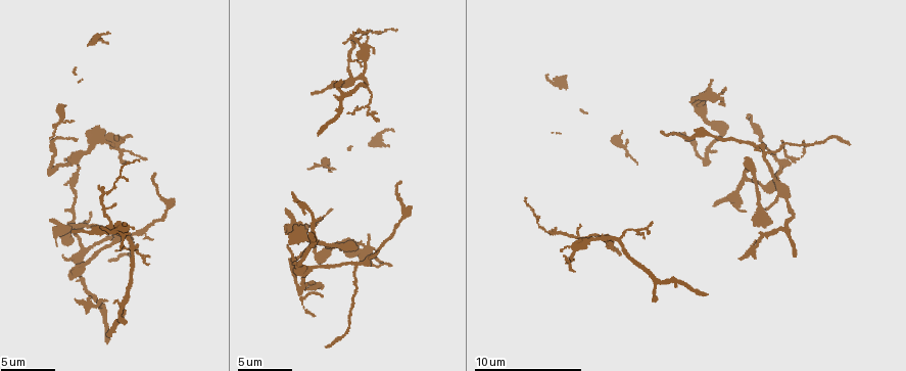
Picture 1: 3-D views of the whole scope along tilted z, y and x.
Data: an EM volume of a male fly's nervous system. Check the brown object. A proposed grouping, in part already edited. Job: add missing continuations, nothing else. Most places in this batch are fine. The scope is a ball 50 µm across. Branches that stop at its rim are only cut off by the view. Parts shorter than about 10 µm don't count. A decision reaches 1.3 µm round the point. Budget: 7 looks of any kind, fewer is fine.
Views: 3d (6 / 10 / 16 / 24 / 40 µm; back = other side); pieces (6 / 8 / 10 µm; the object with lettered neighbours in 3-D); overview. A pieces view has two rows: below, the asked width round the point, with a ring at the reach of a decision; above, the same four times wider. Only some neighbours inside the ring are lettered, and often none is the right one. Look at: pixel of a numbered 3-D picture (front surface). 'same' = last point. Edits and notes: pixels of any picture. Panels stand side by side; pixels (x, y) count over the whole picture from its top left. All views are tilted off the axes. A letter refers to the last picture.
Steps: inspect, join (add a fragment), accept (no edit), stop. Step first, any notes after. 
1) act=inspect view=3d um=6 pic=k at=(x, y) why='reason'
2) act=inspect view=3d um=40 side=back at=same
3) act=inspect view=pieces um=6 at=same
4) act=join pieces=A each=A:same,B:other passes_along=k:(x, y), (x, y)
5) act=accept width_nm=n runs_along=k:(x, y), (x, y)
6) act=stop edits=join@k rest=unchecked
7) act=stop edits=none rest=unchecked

act=inspect view=pieces um=6 pic=1 at=(378, 252) why='thin end'

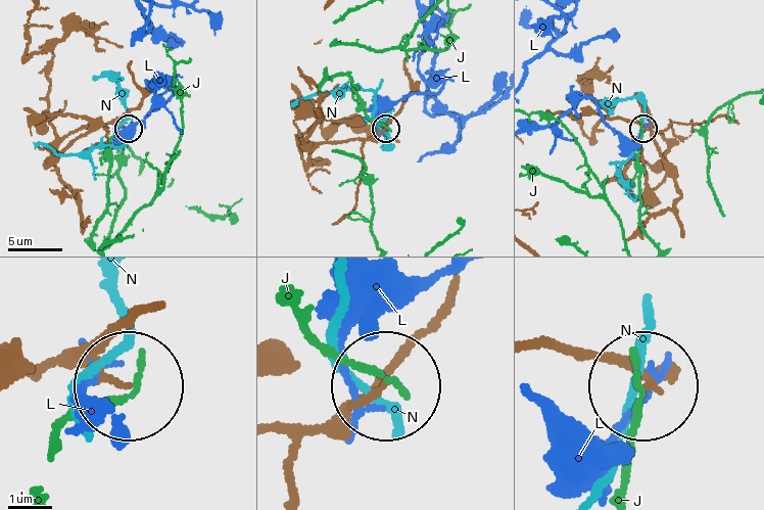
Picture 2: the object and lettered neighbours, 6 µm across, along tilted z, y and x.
act=accept width_nm=100 each=J:other,L:other,N:other runs_along=2:(275, 429), (340, 423), (383, 388) found='none of them fits'

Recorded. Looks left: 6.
act=inspect view=pieces um=8 pic=1 at=(720, 102) why='an open end'

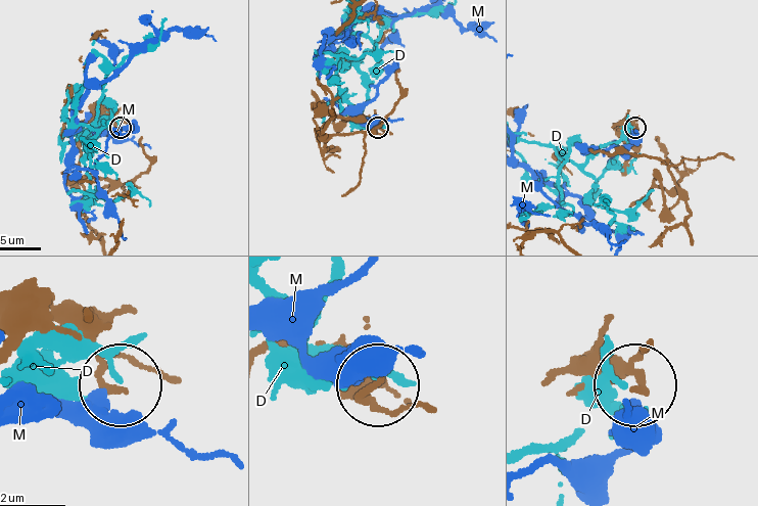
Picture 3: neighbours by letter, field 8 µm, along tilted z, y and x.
act=accept width_nm=160 each=D:other,M:other found='none of them fits'

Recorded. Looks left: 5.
act=inspect view=pieces um=8 pic=1 at=(398, 184) why='long arm stops here'

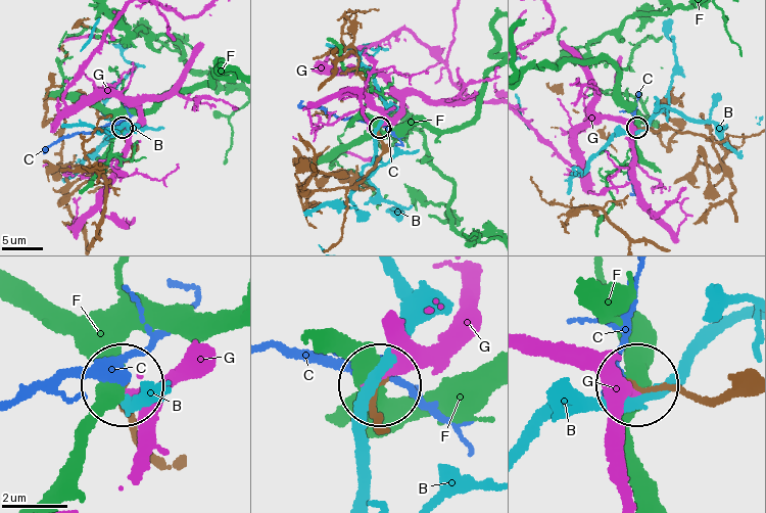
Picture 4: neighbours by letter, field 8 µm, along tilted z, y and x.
act=accept width_nm=170 each=B:other,C:other,F:other,G:other runs_along=4:(303, 191), (355, 185), (379, 160), (383, 147), (379, 129) found='no lettered fragment goes on from it'

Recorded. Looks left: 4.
act=inspect view=pieces um=8 pic=1 at=(378, 114) why='an open end'

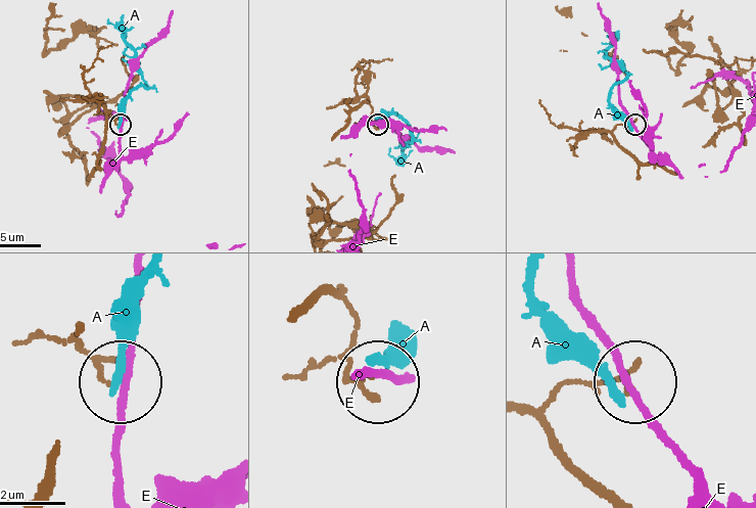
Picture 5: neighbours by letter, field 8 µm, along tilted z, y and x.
act=accept each=A:other,E:other found='none of them fits'

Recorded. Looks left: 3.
act=stop edits=none rest=unchecked

